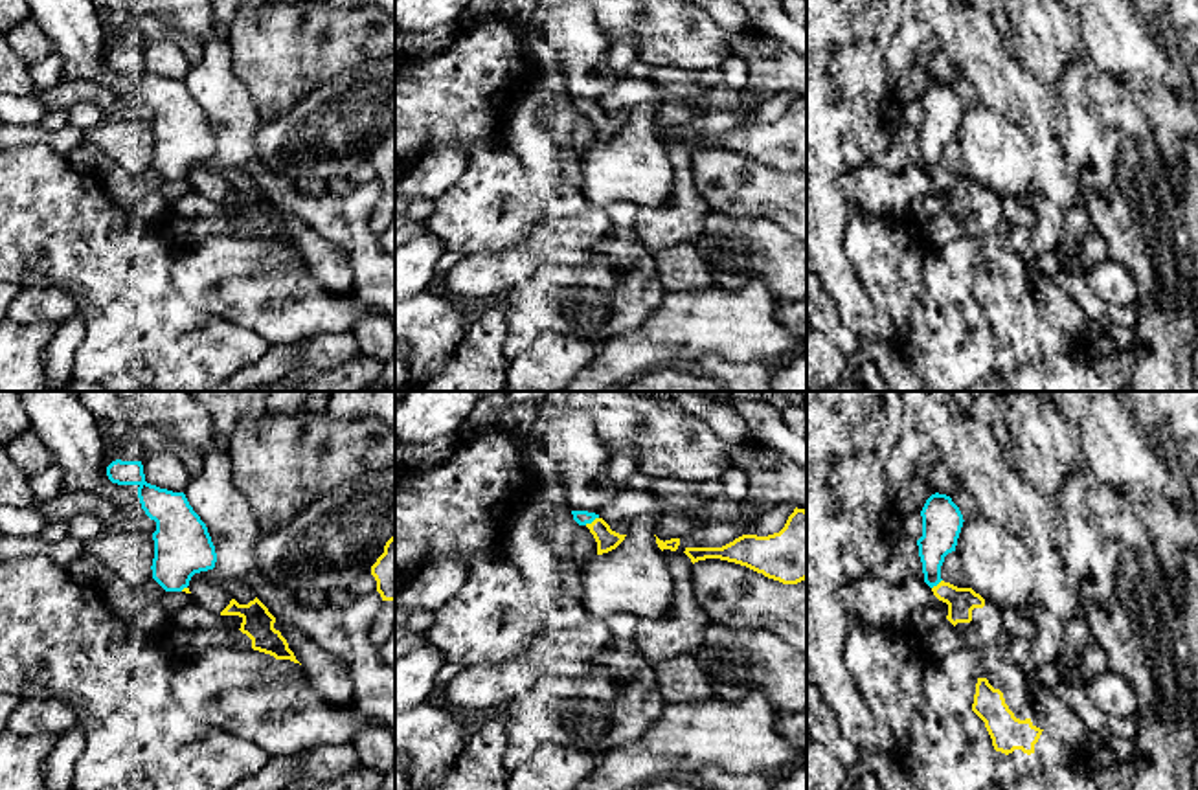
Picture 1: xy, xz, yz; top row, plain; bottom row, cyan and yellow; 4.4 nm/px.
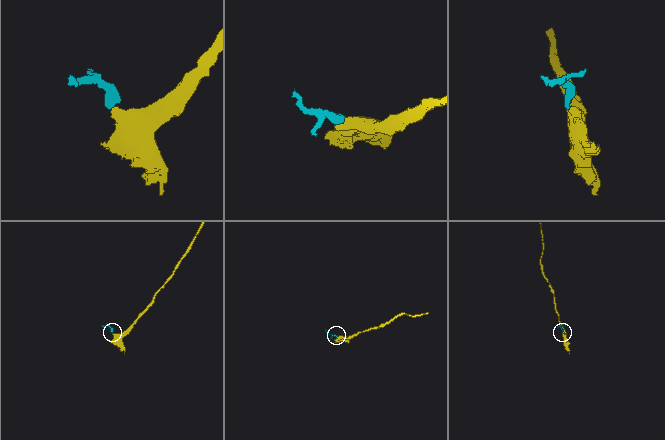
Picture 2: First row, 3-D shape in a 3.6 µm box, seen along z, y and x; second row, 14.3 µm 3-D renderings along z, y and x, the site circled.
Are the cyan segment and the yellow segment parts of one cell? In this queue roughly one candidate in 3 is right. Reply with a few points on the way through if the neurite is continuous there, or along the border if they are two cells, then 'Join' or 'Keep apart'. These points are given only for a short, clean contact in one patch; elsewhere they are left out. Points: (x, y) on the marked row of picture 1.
Path across: xz (581, 517), (590, 522), (607, 539). Join

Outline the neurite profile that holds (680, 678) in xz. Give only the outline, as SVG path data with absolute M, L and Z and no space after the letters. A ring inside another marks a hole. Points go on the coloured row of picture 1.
M693 654L656 661L658 685L667 704L713 700L715 691Z

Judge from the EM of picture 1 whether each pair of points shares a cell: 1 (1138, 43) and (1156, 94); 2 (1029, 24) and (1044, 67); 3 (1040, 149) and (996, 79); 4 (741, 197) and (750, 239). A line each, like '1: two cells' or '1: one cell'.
1: two cells
2: one cell
3: one cell
4: two cells

